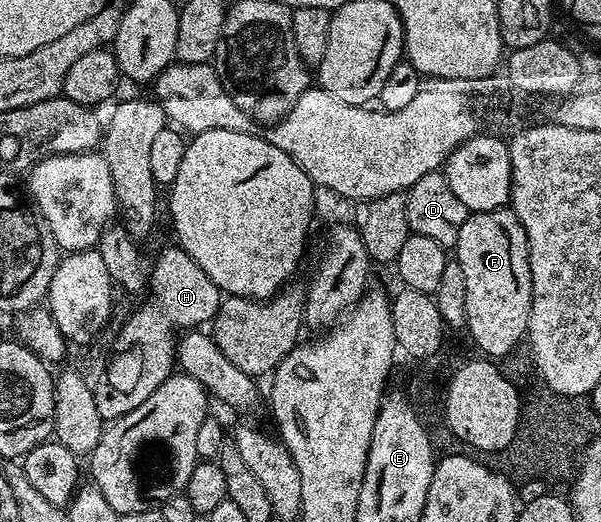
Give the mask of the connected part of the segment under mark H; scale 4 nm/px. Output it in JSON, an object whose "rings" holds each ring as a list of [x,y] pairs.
{"rings":[[[172,244],[157,259],[152,259],[151,269],[147,274],[147,293],[140,299],[141,307],[126,320],[121,326],[121,331],[117,334],[117,339],[113,342],[113,351],[109,354],[109,359],[105,362],[105,371],[98,376],[97,382],[93,386],[95,396],[95,408],[99,408],[99,416],[102,420],[116,420],[122,418],[127,412],[139,408],[163,380],[167,380],[175,370],[175,339],[179,332],[188,332],[194,328],[201,328],[212,323],[217,317],[217,309],[221,303],[223,292],[191,260],[191,256],[182,250],[180,245]]]}

